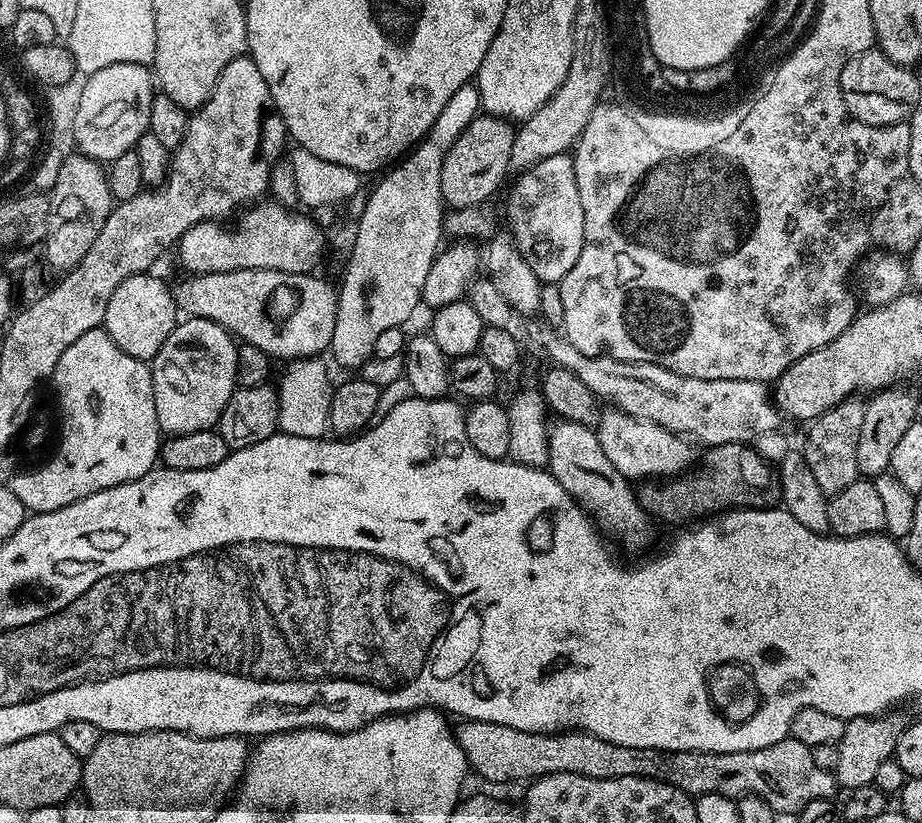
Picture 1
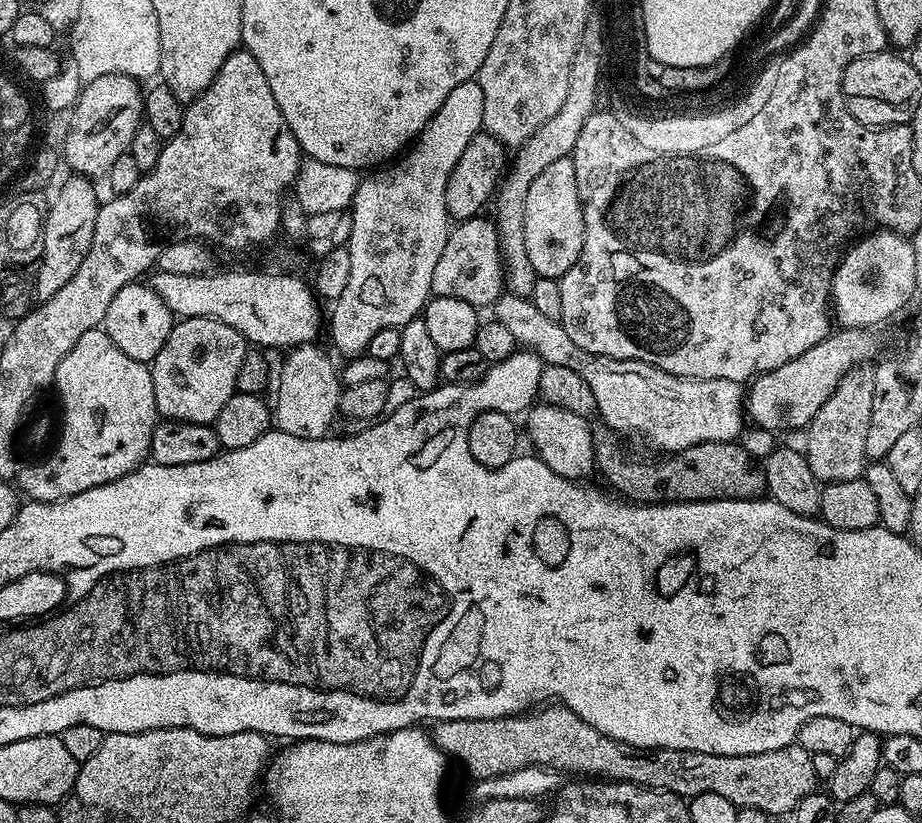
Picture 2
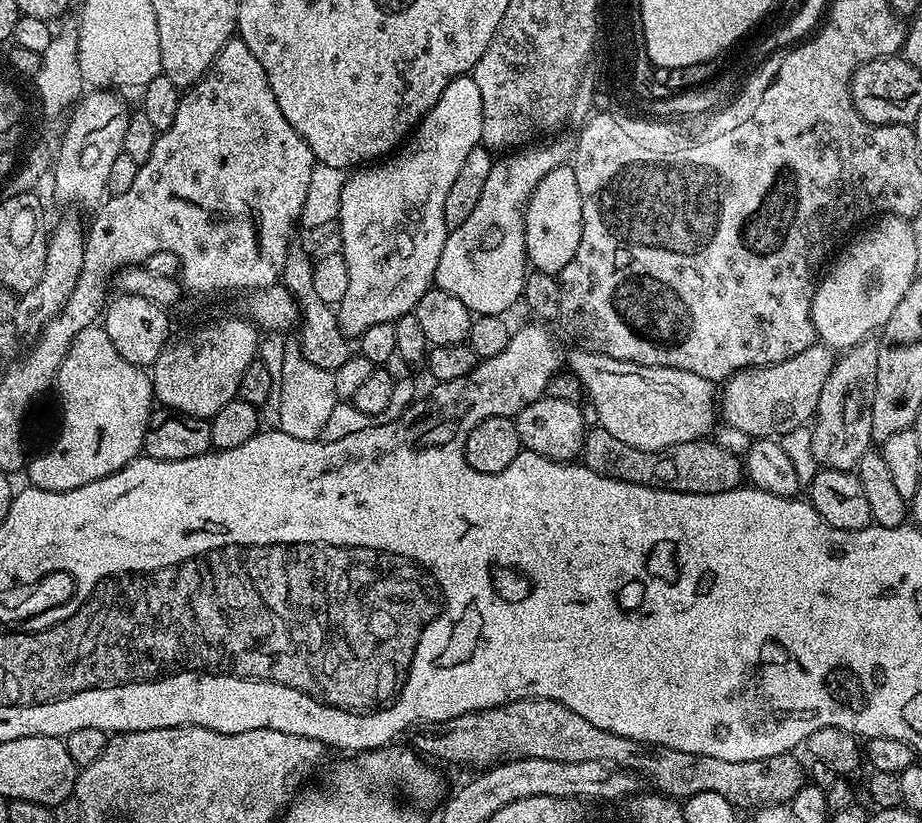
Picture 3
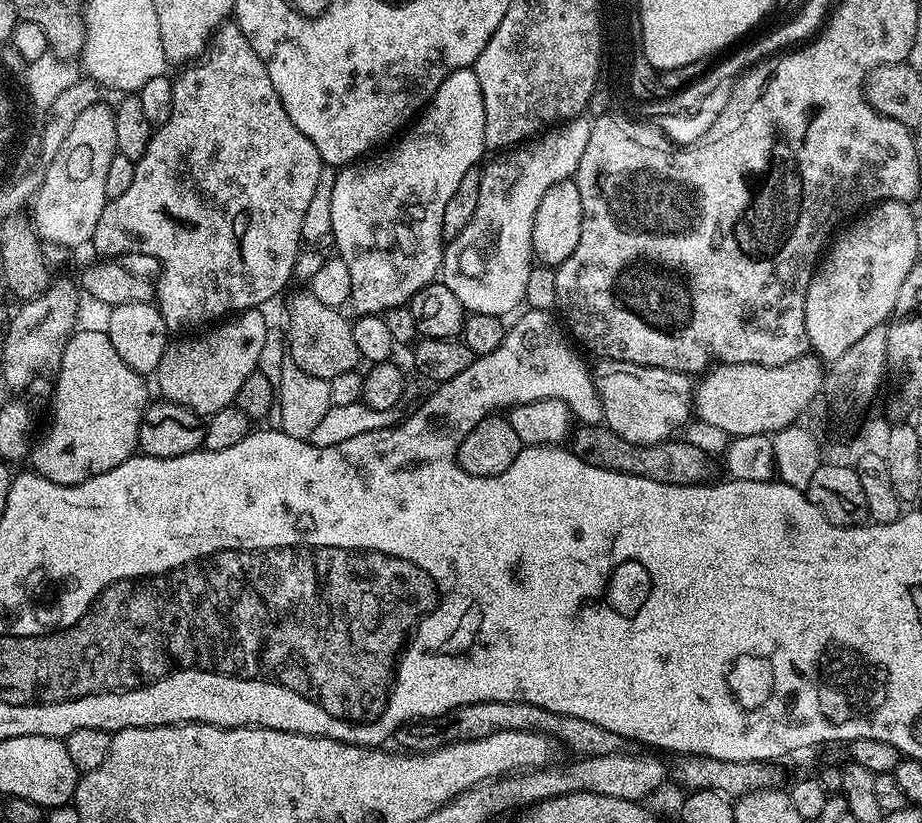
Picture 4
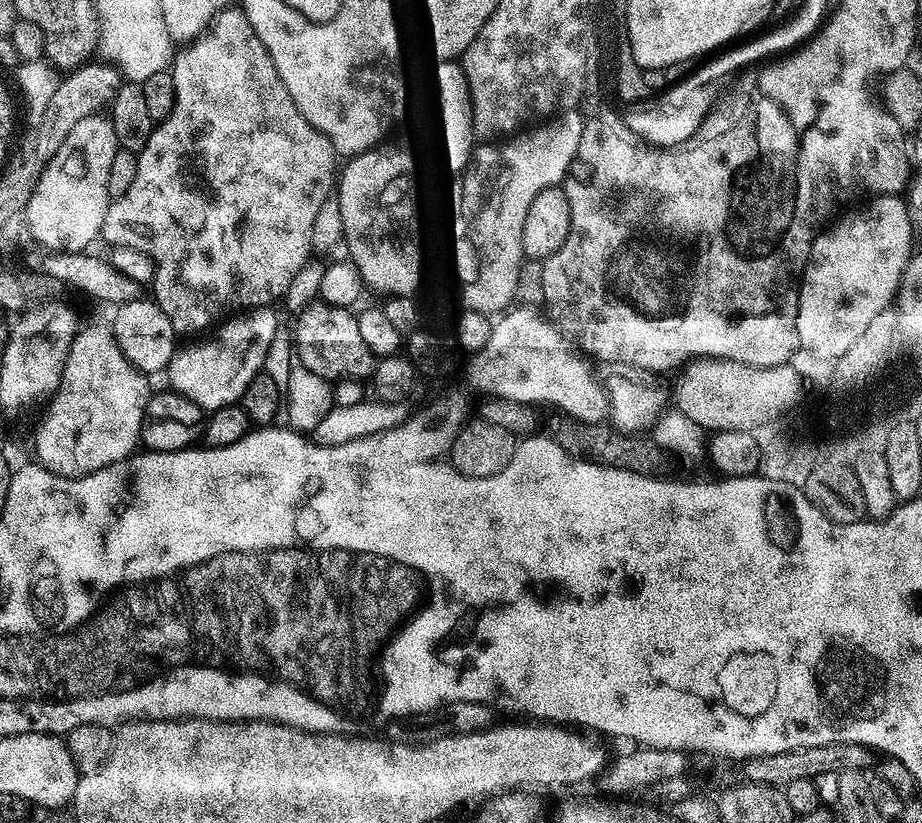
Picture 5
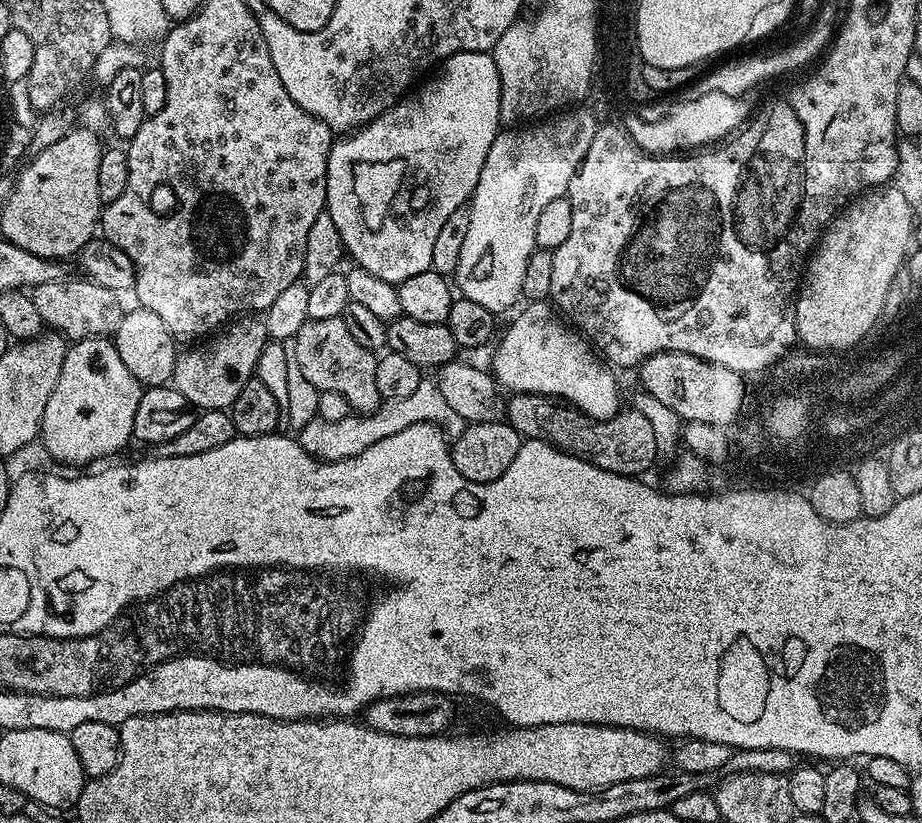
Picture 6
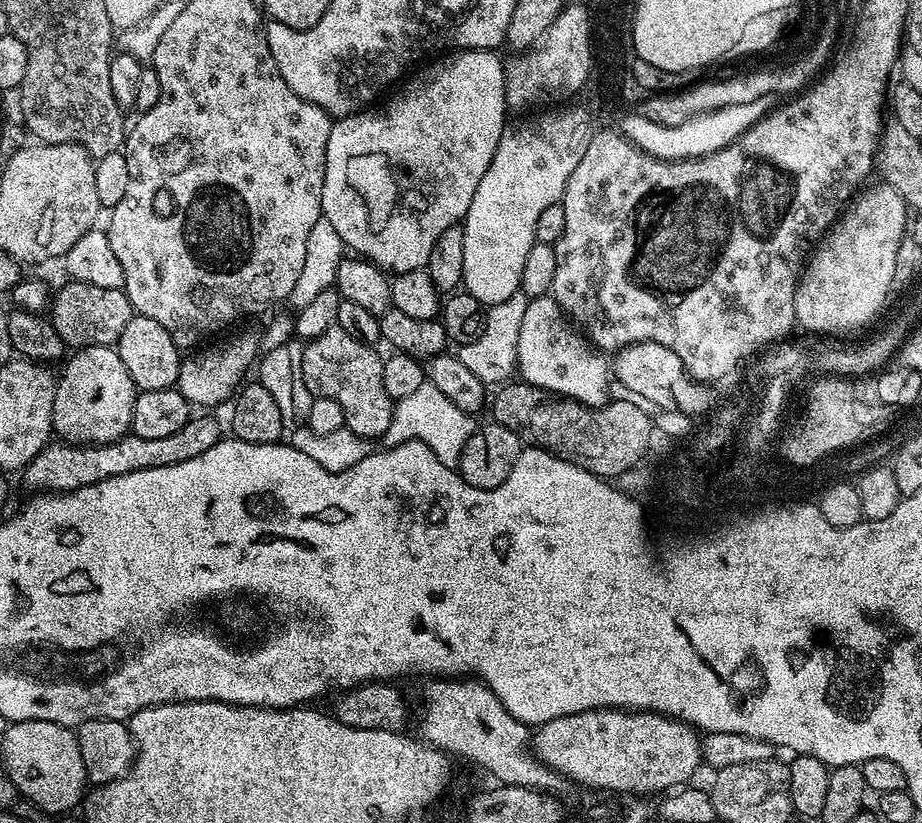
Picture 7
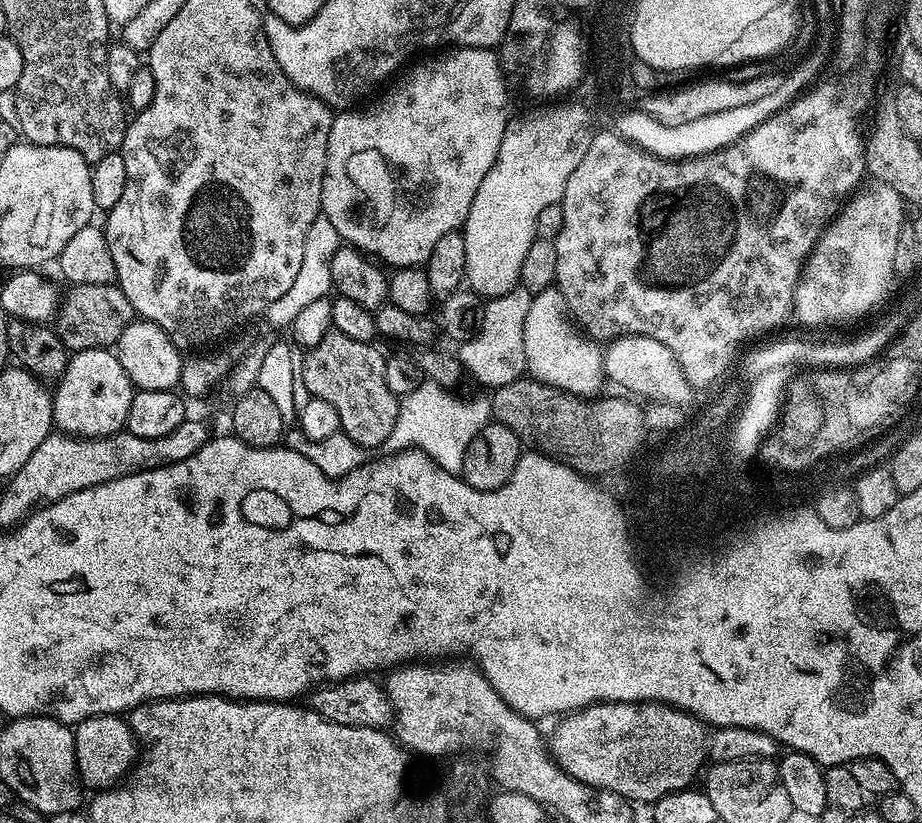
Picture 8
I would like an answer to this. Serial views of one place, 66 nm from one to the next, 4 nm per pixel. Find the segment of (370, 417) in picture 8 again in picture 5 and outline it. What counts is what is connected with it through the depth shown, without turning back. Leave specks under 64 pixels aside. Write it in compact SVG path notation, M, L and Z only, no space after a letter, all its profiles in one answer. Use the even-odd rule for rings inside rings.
M315 302L301 311L292 328L294 354L310 372L327 382L369 379L375 368L376 357L359 336L356 315L347 308Z

